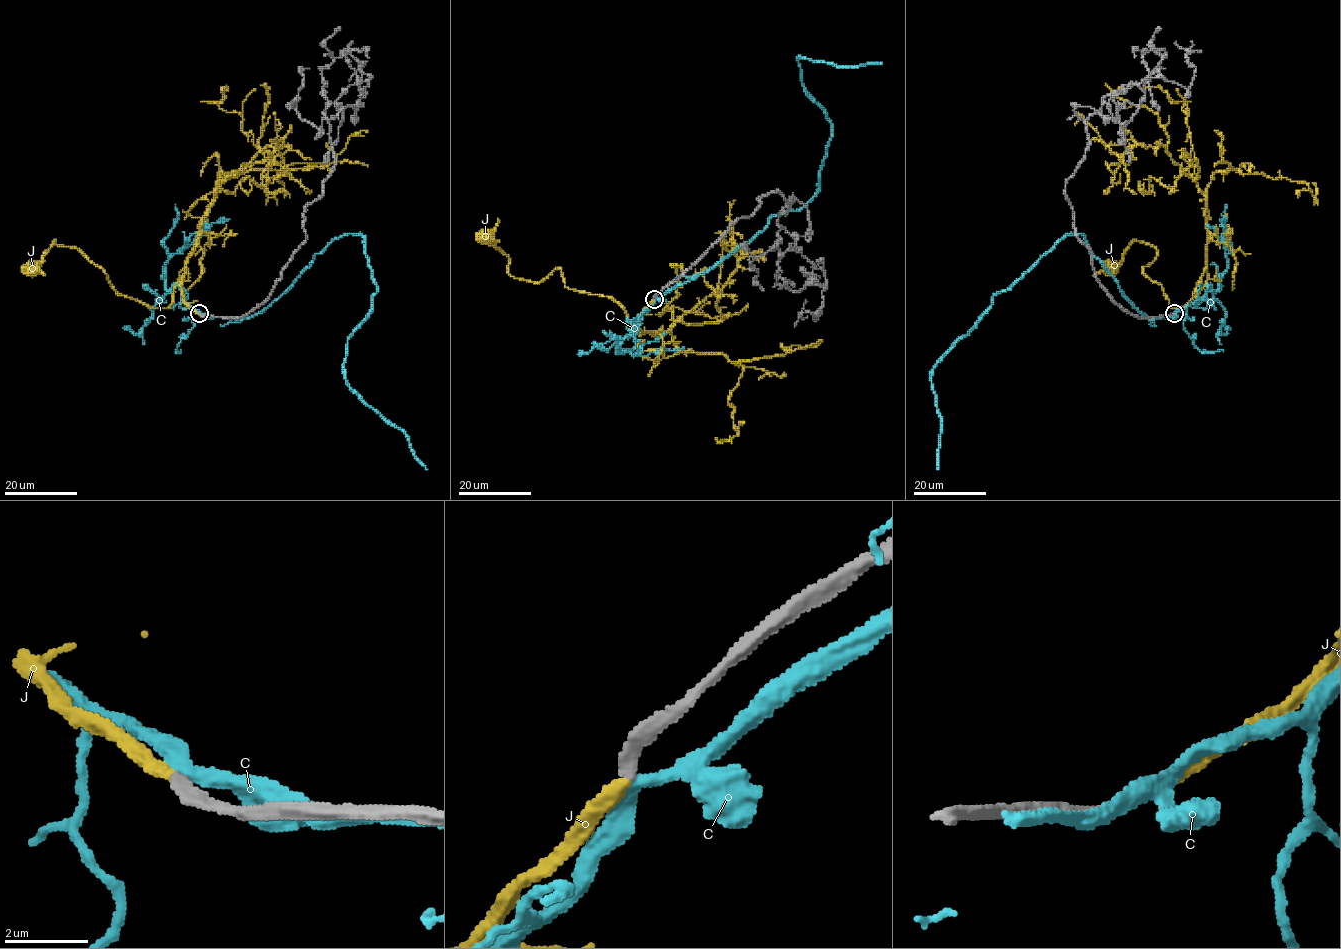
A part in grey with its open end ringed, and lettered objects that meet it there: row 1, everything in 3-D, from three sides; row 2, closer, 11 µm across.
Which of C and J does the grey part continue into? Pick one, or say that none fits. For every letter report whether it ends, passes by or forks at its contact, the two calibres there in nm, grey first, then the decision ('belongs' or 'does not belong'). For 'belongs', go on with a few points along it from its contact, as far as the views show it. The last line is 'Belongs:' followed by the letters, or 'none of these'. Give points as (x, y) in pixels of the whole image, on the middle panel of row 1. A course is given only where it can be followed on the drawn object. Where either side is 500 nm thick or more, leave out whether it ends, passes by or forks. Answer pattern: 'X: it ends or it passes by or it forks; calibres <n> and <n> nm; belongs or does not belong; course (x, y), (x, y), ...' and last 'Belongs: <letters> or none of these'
C: it passes by; calibres 280 and 320 nm; does not belong
J: it ends; calibres 280 and 320 nm; belongs; course (654, 299), (633, 333), (619, 304), (565, 285), (558, 268), (539, 282), (511, 275), (509, 259), (489, 236)
Belongs: J

